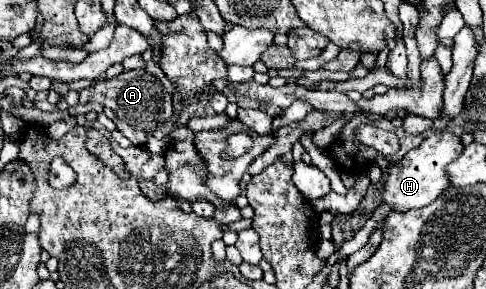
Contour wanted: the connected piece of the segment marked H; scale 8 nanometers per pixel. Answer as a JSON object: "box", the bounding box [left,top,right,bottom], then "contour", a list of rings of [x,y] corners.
{"box":[382,132,462,212],"contour":[[[434,132],[430,134],[418,148],[410,150],[400,162],[390,164],[384,176],[384,190],[382,190],[382,204],[394,208],[394,212],[406,212],[412,208],[424,208],[434,202],[450,184],[446,184],[444,168],[452,160],[458,158],[462,152],[462,142],[456,134],[450,132]]]}

